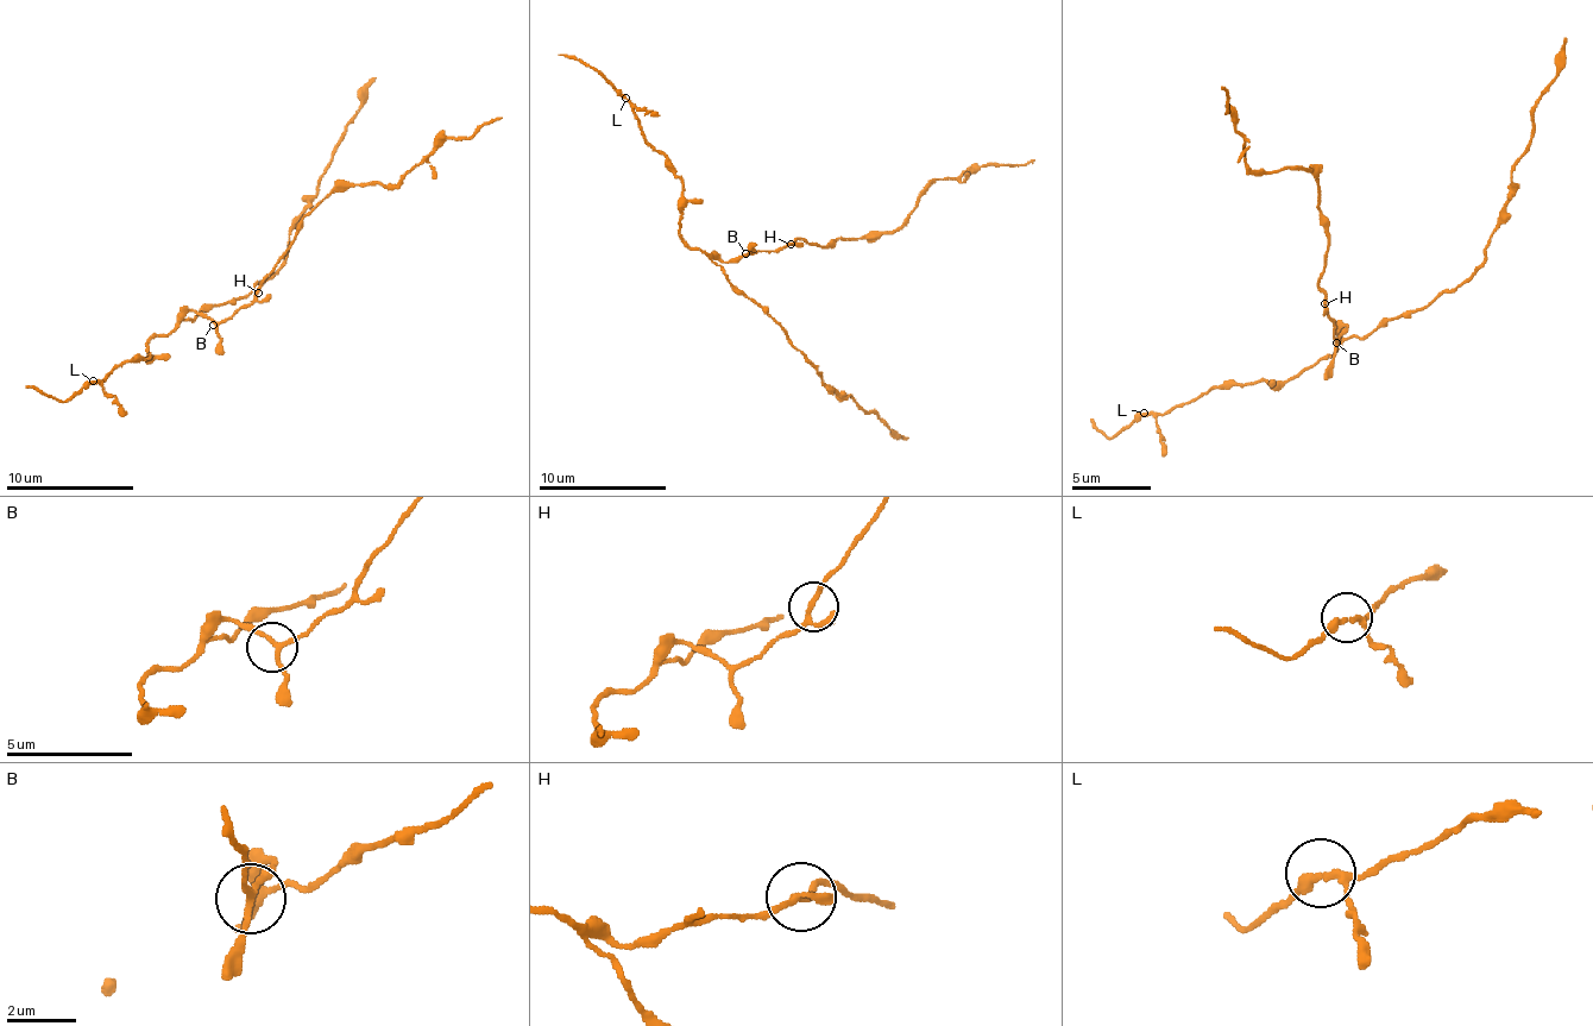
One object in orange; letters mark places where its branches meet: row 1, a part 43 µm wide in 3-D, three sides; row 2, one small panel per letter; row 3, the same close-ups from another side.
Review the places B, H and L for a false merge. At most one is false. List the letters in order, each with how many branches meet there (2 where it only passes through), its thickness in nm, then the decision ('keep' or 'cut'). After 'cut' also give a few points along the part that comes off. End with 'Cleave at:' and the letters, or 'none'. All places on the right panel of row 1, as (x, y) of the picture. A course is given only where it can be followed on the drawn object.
B: branches 3; calibre 160 nm; keep
H: branches 3; calibre 160 nm; keep
L: branches 3; calibre 200 nm; keep
Cleave at: none

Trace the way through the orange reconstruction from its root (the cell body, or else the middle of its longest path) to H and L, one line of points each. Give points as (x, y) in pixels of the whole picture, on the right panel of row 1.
H: (1340, 334), (1336, 339), (1333, 334), (1333, 319), (1324, 303)
L: (1340, 334), (1348, 327), (1333, 354), (1285, 382), (1210, 386), (1183, 406), (1143, 414)

